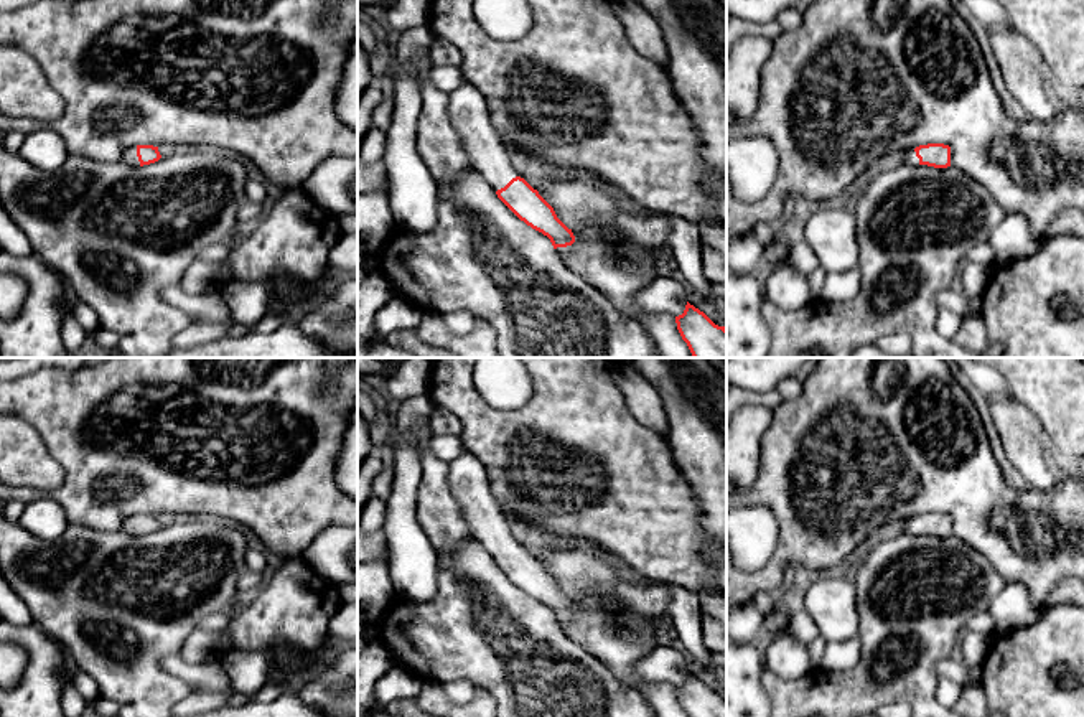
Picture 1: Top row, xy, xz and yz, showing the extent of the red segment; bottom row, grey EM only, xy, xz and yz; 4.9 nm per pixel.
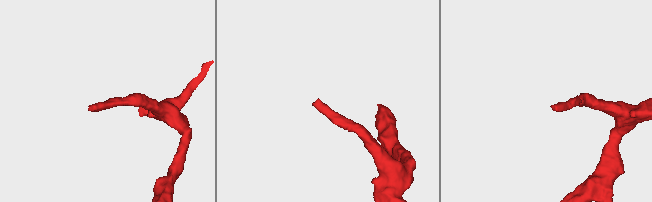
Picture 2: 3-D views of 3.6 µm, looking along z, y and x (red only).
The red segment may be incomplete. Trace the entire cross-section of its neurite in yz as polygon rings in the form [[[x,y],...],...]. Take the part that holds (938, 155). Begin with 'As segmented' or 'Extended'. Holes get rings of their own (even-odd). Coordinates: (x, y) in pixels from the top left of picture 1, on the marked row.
Extended. [[[927,143],[904,150],[903,165],[927,165],[934,168],[951,166],[951,147],[944,143]]]

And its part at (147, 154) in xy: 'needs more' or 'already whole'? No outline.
needs more

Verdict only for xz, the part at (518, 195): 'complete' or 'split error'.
split error

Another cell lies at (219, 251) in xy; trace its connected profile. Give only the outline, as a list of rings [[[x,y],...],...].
[[[224,239],[201,251],[198,257],[206,259],[206,260],[224,260],[229,255],[229,252],[231,252],[231,246]]]

